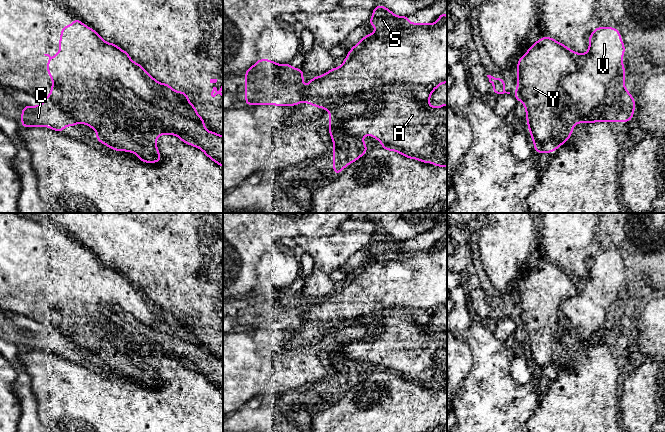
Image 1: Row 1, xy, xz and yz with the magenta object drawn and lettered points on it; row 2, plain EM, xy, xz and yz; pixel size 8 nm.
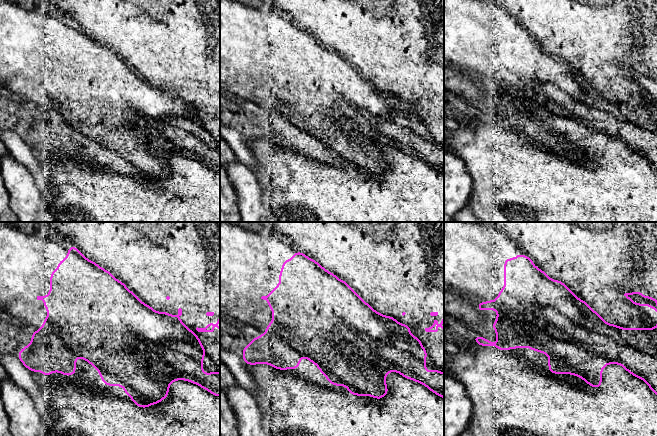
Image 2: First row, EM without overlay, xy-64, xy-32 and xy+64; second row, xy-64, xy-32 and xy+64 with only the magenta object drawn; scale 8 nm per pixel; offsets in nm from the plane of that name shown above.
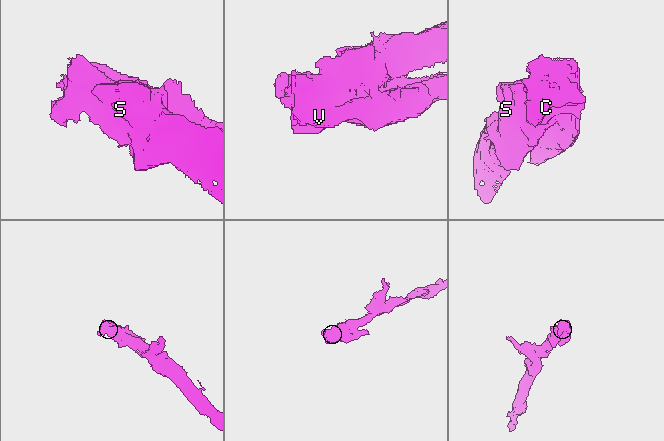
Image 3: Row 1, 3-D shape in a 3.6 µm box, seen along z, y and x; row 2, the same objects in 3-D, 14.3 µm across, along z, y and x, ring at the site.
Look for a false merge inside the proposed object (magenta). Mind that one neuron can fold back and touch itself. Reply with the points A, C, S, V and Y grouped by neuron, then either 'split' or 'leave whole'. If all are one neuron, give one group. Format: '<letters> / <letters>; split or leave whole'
A C V / S Y; split

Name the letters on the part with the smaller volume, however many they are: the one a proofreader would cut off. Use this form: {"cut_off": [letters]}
{"cut_off": ["A", "C", "V"]}

